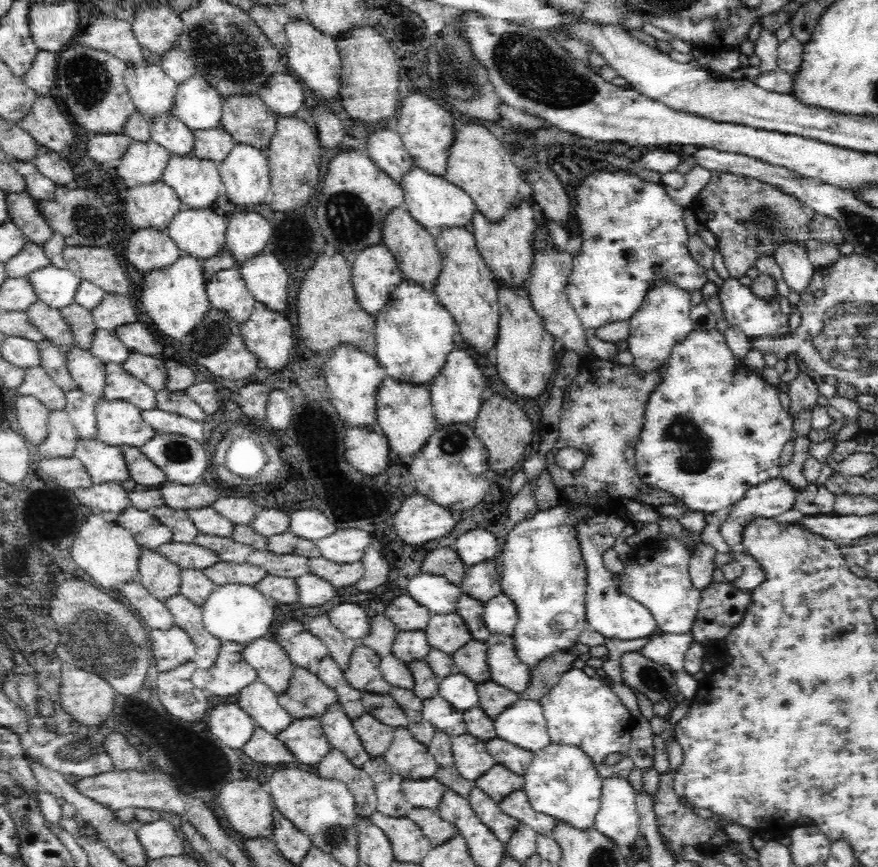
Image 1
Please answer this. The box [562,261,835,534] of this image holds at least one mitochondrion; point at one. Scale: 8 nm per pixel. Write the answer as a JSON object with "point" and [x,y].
{"point":[696,456]}

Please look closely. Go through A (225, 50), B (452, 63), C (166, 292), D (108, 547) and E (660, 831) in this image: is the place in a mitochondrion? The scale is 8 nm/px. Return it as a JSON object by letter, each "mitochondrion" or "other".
{"A":"mitochondrion","B":"mitochondrion","C":"other","D":"other","E":"other"}

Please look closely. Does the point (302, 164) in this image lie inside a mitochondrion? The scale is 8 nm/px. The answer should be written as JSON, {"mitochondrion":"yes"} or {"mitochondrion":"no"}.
{"mitochondrion":"no"}

